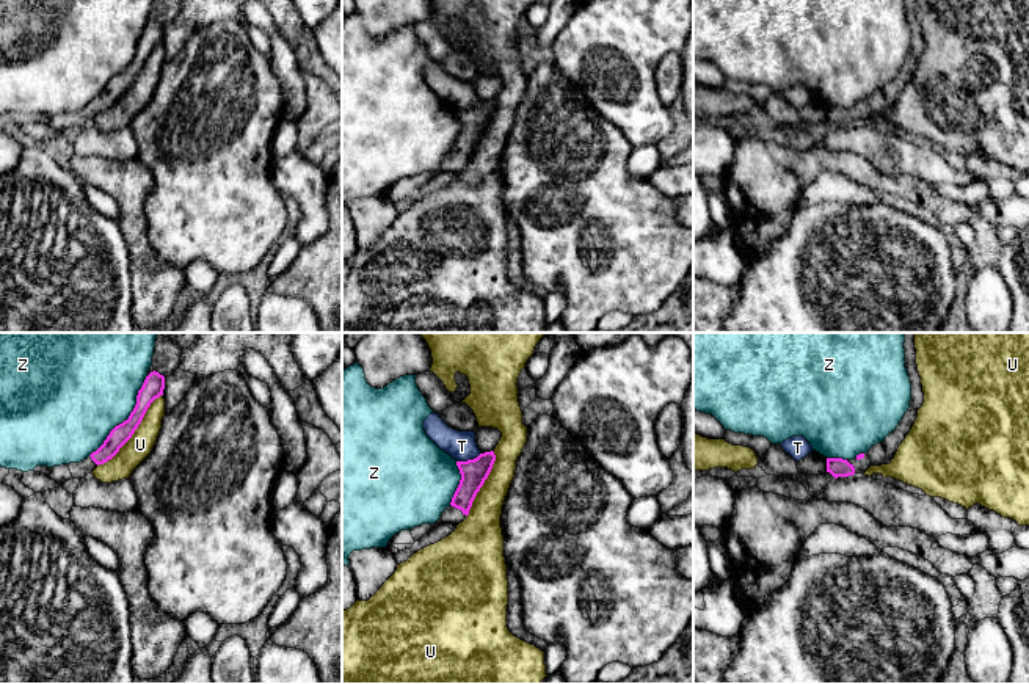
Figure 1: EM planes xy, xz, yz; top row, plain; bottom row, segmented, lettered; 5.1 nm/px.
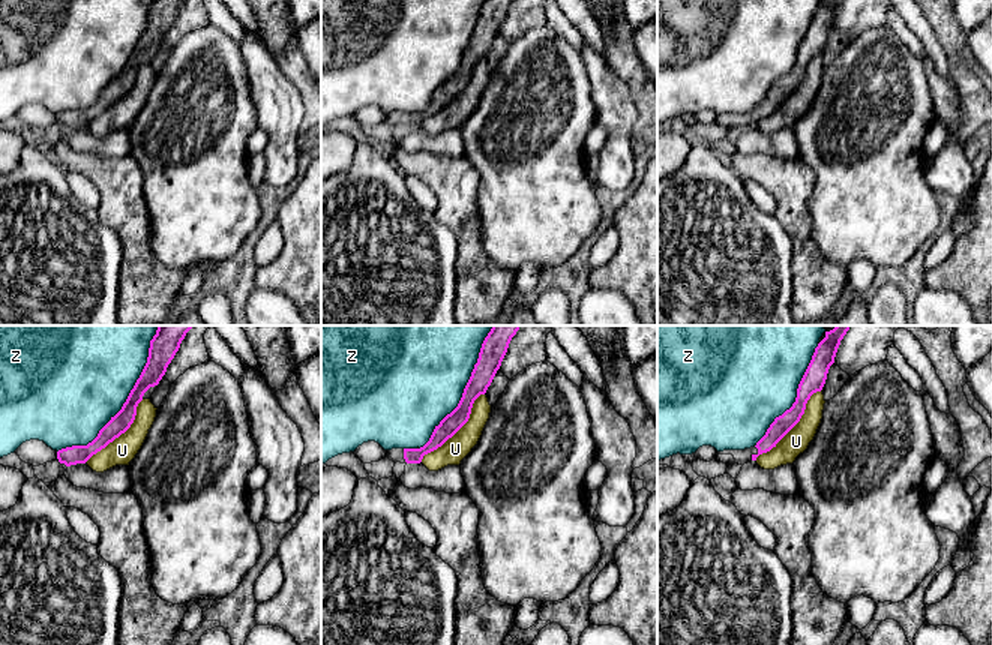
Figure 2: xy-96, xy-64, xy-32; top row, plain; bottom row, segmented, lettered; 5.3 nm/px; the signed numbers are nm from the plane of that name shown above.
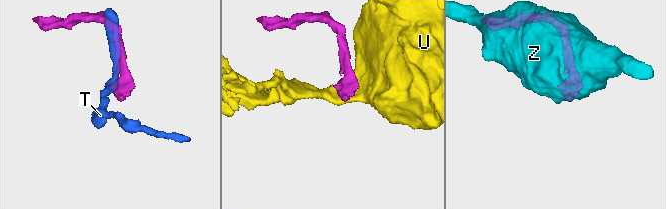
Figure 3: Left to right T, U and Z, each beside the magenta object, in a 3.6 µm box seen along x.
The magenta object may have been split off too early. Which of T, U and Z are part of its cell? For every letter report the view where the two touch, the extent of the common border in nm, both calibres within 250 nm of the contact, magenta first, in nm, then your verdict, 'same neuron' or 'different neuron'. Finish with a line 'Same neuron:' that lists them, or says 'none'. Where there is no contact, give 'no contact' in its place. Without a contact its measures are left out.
T: xz | 140 nm | 140/150 nm | different neuron
U: xy | 500 nm | 110/120 nm | different neuron
Z: xy | 500 nm | 110/440 nm | different neuron
Same neuron: none

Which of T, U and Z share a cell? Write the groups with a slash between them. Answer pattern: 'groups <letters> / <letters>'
groups T / U / Z

